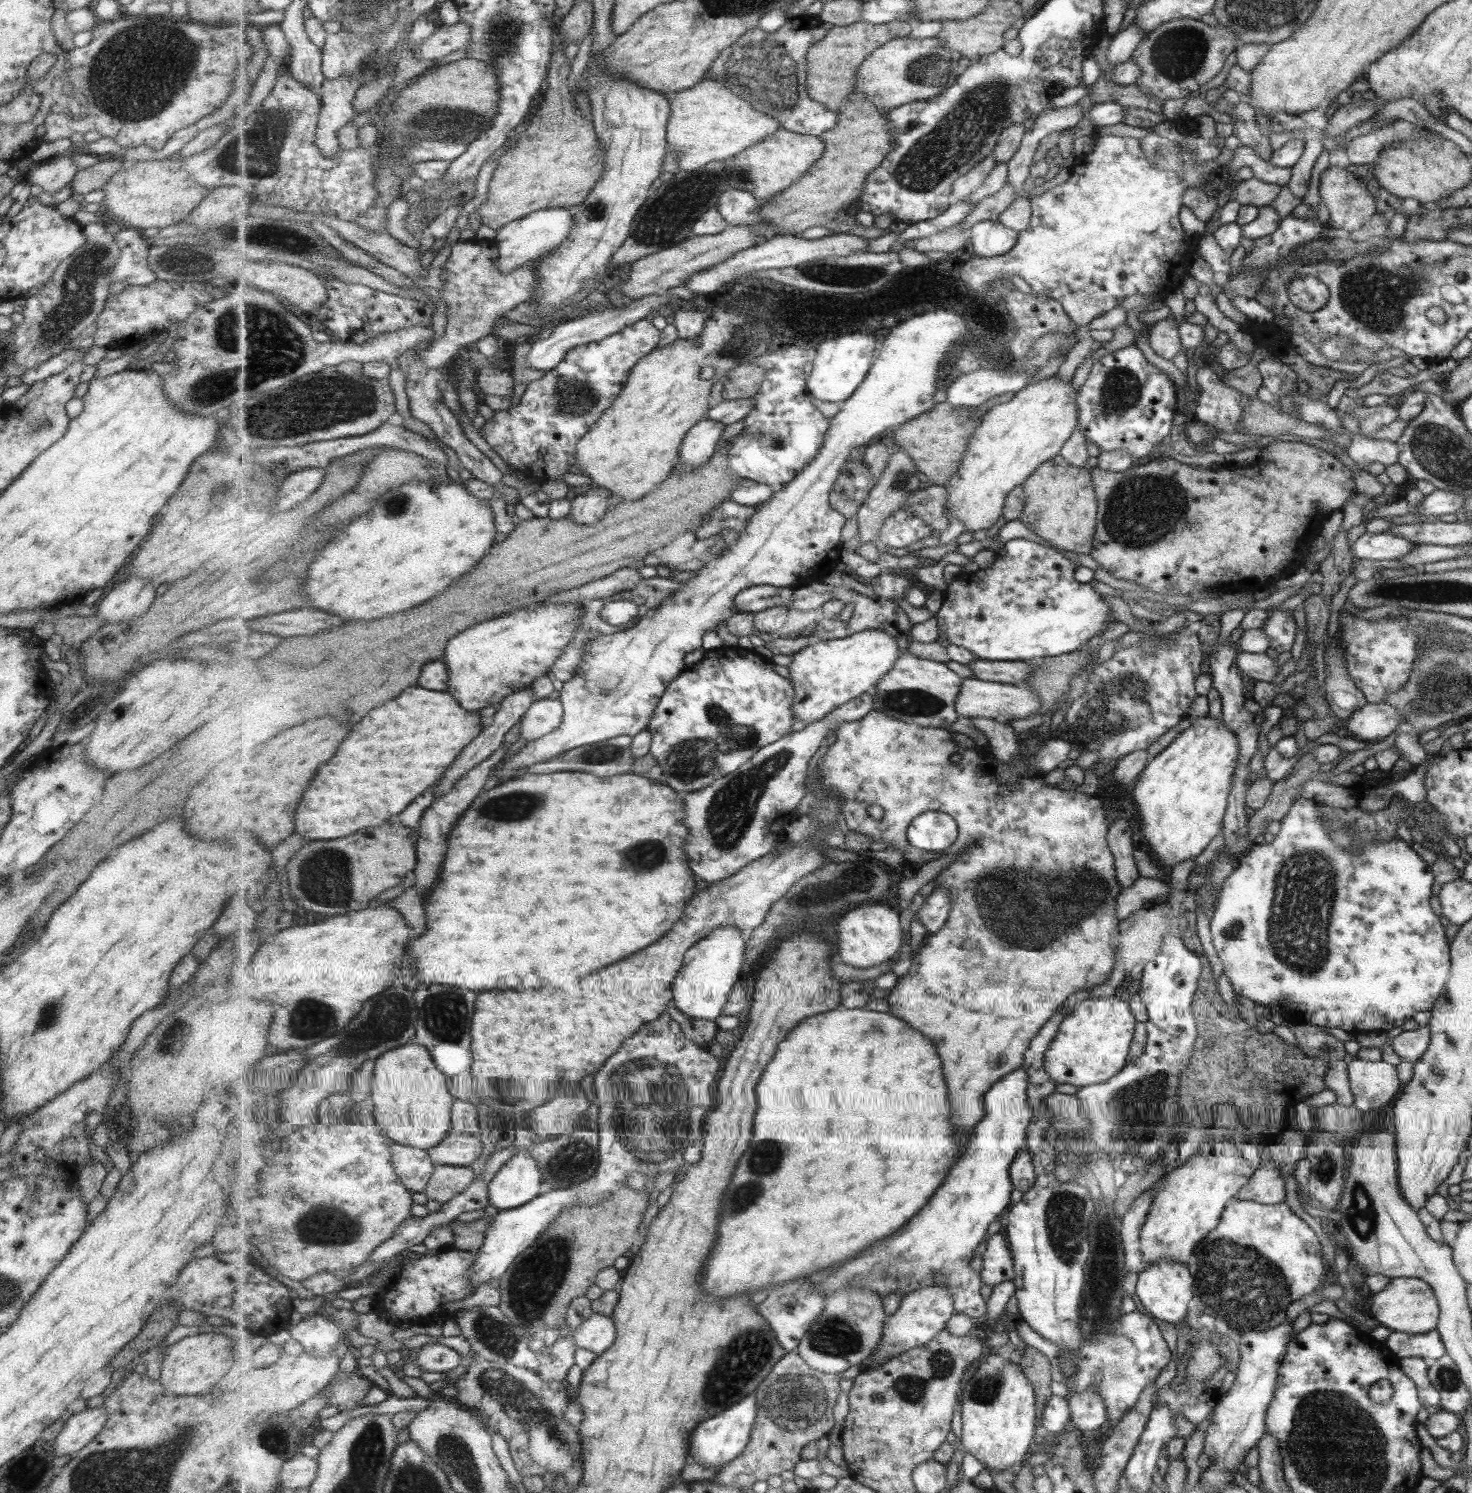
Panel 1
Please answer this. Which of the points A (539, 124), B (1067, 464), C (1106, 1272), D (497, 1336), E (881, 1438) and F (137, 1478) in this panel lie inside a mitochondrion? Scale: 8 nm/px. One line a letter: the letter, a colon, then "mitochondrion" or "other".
A: other
B: other
C: other
D: mitochondrion
E: other
F: mitochondrion

